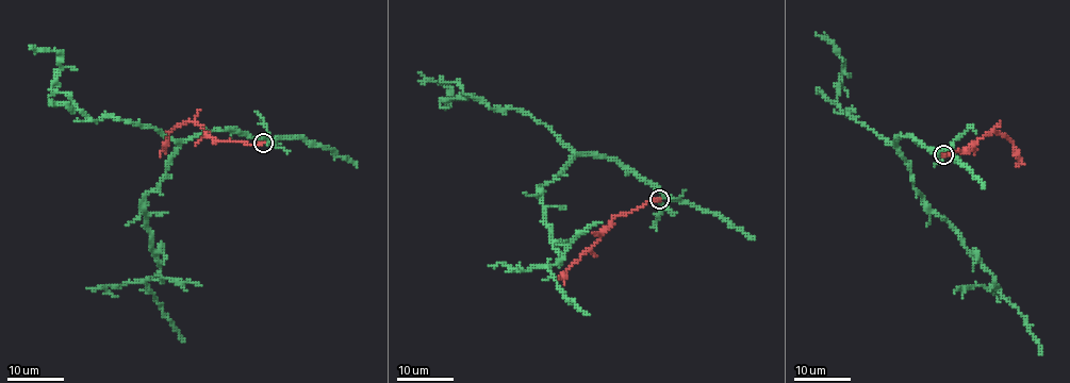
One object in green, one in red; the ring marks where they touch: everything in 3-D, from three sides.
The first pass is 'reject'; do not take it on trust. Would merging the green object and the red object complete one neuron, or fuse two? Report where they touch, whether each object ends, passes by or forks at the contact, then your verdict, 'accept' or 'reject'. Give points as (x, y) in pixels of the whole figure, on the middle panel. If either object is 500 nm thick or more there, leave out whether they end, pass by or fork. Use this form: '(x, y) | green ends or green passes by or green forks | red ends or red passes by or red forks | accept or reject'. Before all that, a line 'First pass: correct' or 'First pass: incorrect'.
First pass: incorrect
(659, 199) | green passes by | red ends | accept

